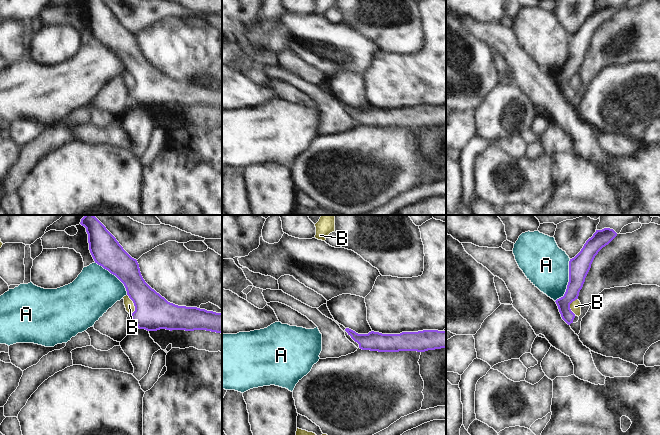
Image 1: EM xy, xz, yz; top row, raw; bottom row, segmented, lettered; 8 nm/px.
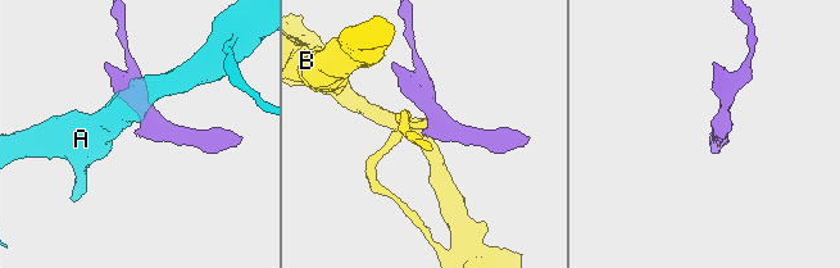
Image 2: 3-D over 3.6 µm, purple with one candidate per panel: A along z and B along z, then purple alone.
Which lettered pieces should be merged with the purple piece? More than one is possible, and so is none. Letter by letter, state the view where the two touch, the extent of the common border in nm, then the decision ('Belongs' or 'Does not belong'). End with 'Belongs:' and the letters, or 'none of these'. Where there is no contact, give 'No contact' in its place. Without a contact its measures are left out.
A: Touches purple in yz. Shared border 360 nm. Does not belong
B: Touches purple in xy. Shared border 170 nm. Does not belong
Belongs: none of these

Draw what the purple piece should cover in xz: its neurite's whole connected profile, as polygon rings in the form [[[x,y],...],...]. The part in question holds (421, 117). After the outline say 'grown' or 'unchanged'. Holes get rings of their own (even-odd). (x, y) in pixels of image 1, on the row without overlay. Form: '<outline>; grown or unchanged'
[[[335,97],[345,108],[346,114],[357,124],[378,128],[417,127],[425,128],[446,124],[446,107],[423,106],[402,108],[400,110],[382,110],[371,107],[358,110]]]; grown

